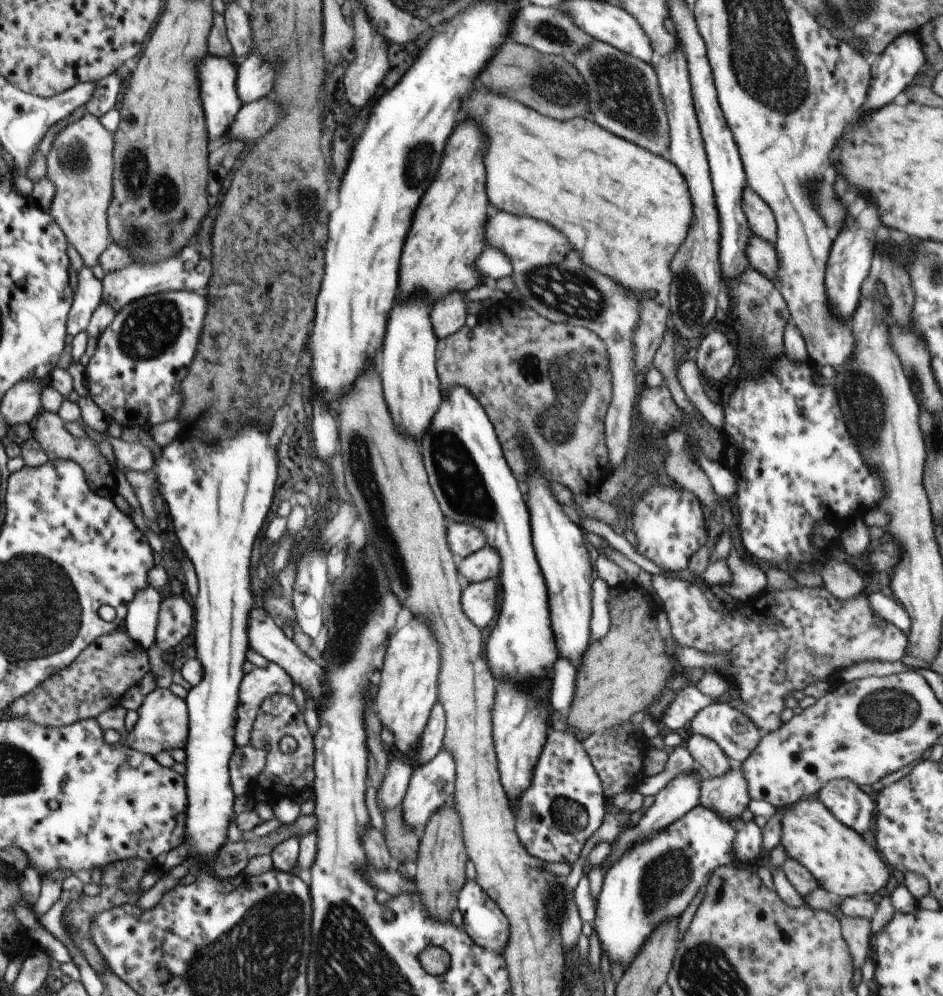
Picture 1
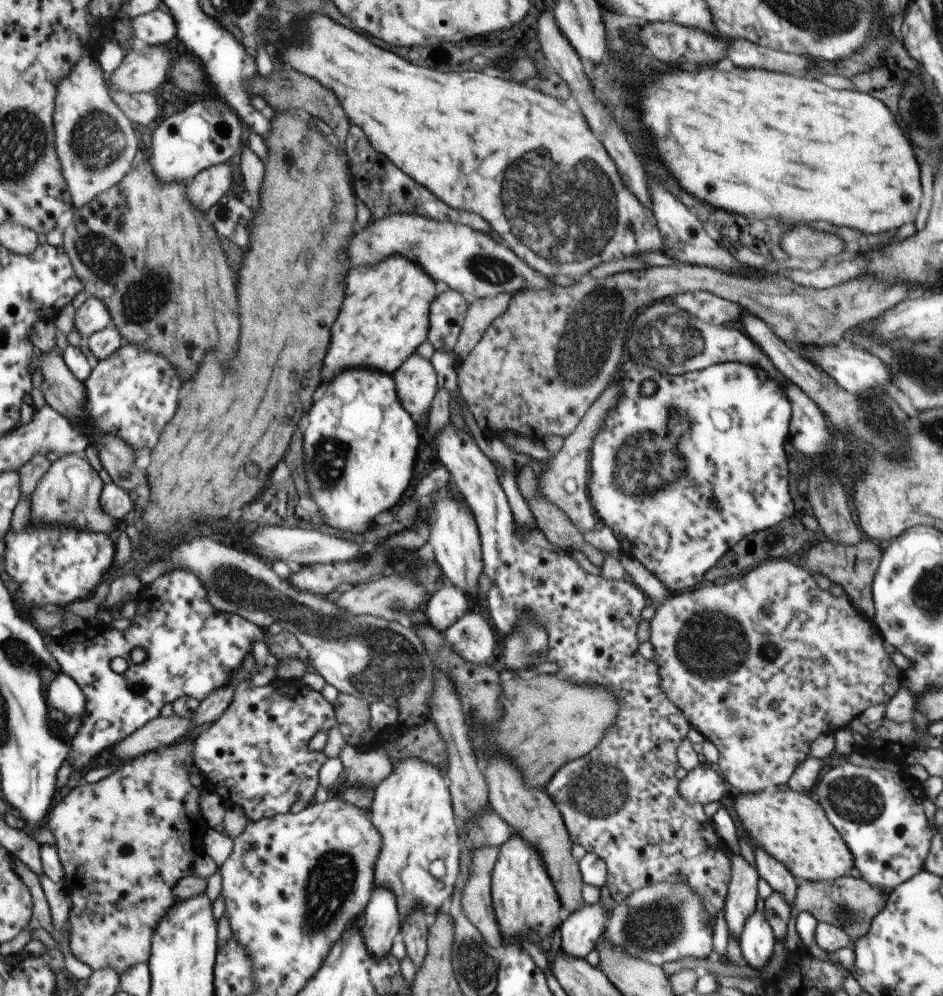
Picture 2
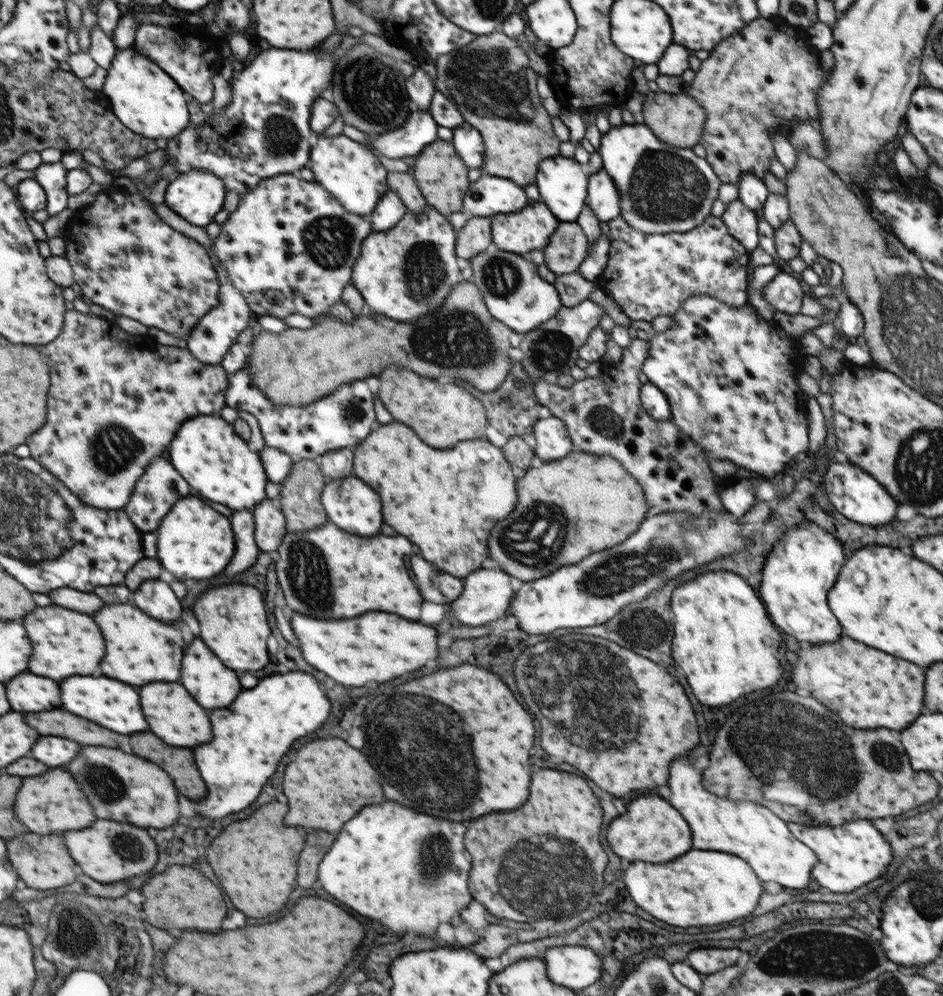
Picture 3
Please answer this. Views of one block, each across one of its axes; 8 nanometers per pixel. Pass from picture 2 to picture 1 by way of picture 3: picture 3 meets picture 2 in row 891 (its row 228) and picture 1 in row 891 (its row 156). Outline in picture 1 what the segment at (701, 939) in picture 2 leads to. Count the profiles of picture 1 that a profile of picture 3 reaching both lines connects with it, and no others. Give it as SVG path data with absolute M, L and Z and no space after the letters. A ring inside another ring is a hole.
M697 805L684 817L672 822L660 832L654 832L652 838L640 838L636 846L624 852L605 872L604 881L598 899L595 901L596 918L592 923L596 936L600 939L602 951L610 962L624 962L627 966L640 954L640 948L656 930L656 926L664 924L670 918L680 918L696 894L708 885L716 868L729 866L736 860L734 854L734 838L742 828L742 820L736 818L726 822L712 810Z

